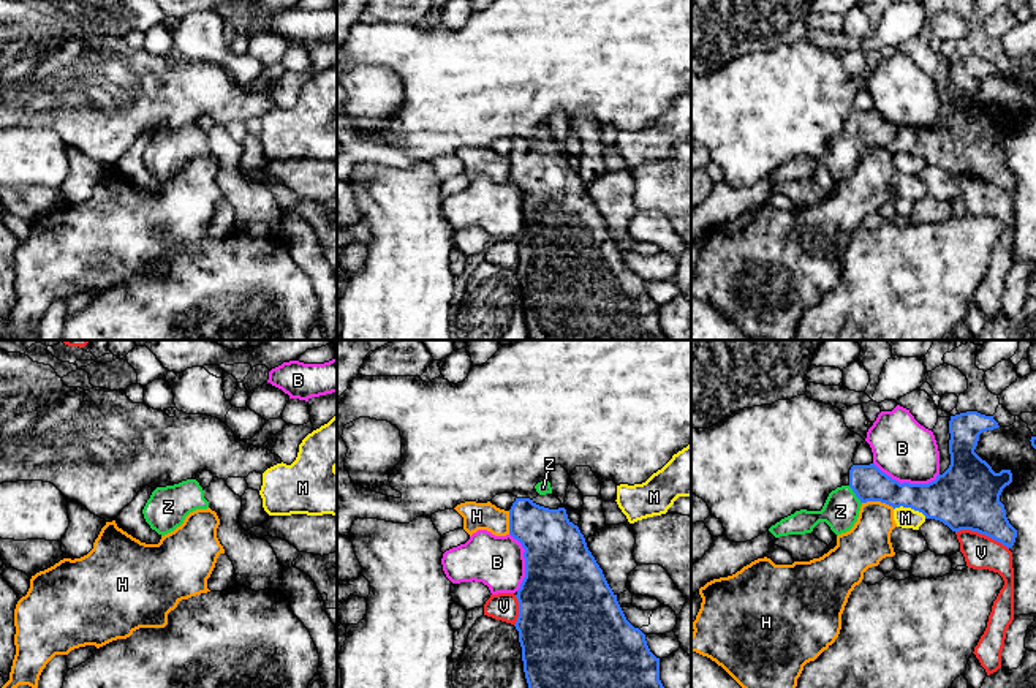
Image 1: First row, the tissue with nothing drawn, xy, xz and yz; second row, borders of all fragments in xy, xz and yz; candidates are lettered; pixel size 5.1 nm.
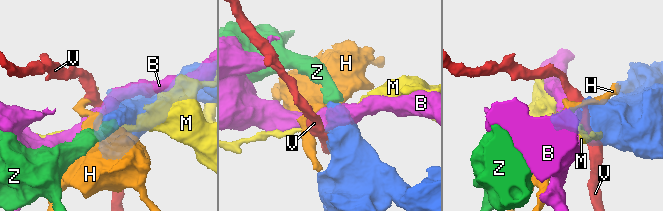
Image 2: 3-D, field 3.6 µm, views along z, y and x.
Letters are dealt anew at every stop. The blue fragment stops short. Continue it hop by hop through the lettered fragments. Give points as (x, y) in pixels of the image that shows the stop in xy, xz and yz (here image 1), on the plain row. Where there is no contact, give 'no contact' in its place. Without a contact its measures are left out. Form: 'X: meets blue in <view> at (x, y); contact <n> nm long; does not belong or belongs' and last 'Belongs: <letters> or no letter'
B: meets blue in yz at (907, 128); contact 340 nm long; does not belong
H: meets blue in yz at (878, 146); contact 170 nm long; does not belong
M: meets blue in yz at (910, 152); contact 180 nm long; does not belong
V: meets blue in yz at (983, 179); contact 280 nm long; does not belong
Z: meets blue in yz at (856, 141); contact 120 nm long; belongs
Belongs: Z

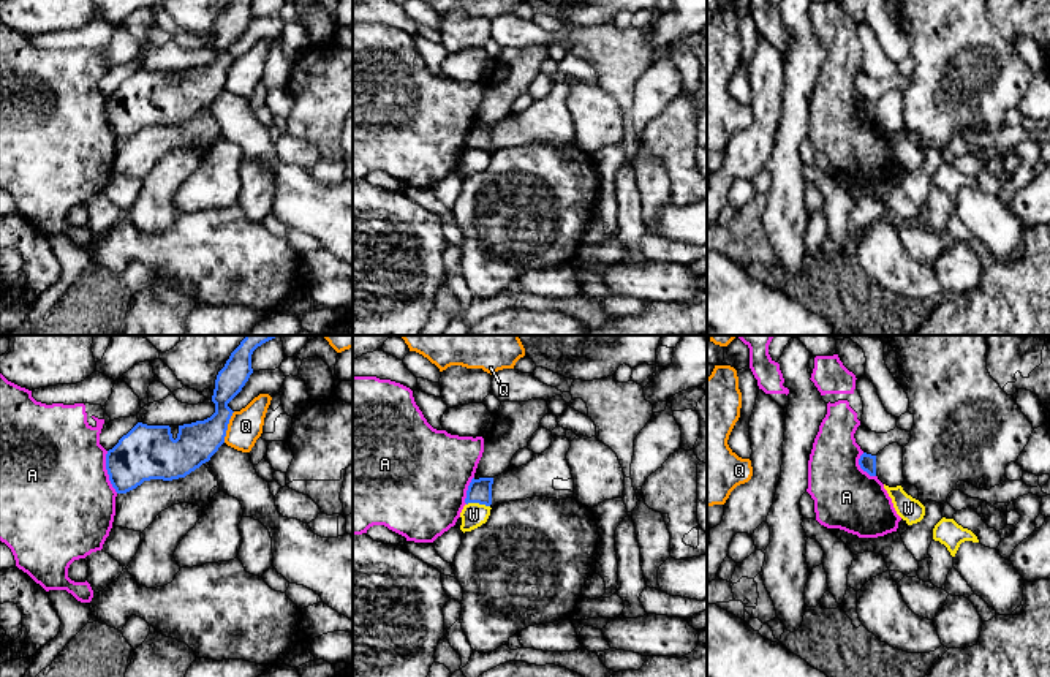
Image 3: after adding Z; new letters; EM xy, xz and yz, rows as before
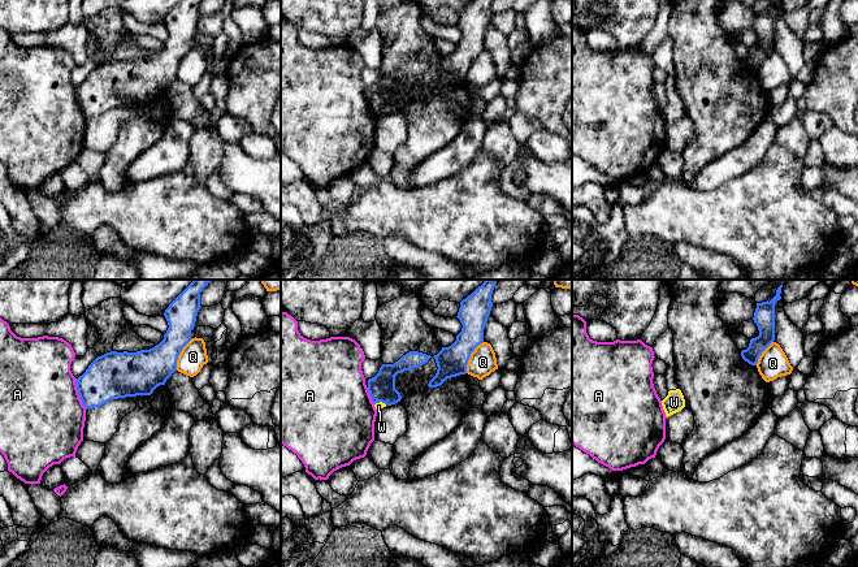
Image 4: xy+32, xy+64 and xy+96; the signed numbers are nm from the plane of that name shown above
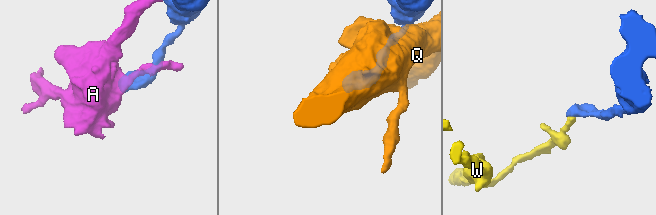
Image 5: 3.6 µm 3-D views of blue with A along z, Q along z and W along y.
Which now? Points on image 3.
A: meets blue in xy at (108, 117); contact 220 nm long; does not belong
Q: meets blue in xy at (226, 73); contact 170 nm long; does not belong
W: meets blue in xz at (478, 147); contact 120 nm long; does not belong
Belongs: no letter

